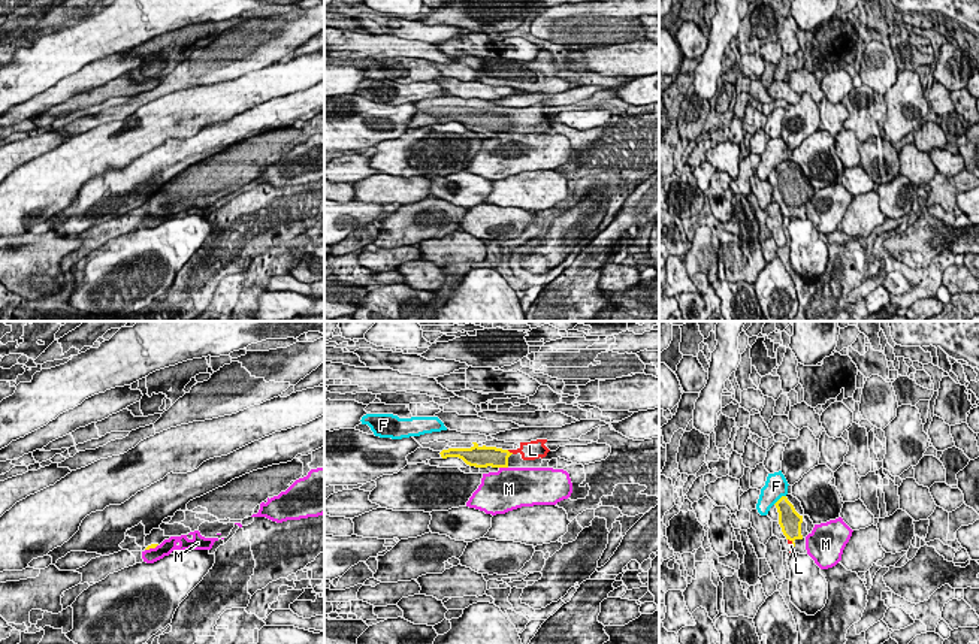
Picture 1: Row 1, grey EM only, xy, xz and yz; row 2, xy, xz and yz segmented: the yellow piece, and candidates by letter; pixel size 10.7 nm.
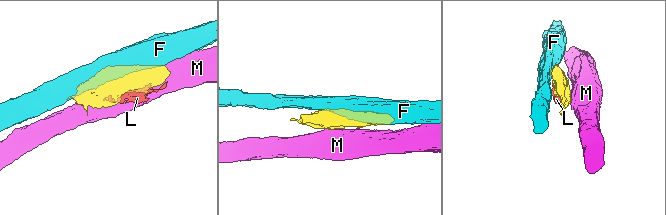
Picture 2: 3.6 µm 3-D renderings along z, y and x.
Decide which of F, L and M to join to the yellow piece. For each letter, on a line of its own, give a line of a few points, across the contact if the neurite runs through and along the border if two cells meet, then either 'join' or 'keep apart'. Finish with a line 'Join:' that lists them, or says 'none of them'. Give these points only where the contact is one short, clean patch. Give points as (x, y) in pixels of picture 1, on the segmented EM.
F: keep apart
L: join
M: line xz (499, 466), (507, 468); keep apart
Join: L

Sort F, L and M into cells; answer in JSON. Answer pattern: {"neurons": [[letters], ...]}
{"neurons": [["F"], ["L"], ["M"]]}

